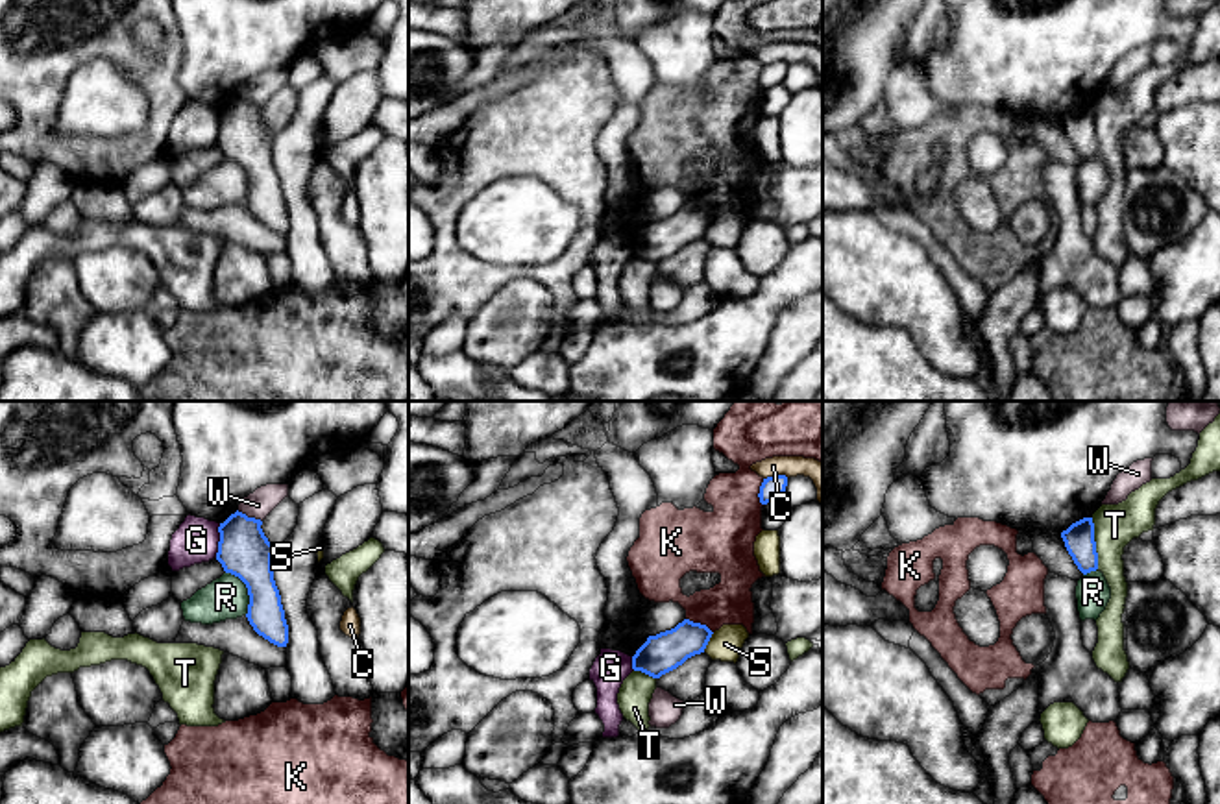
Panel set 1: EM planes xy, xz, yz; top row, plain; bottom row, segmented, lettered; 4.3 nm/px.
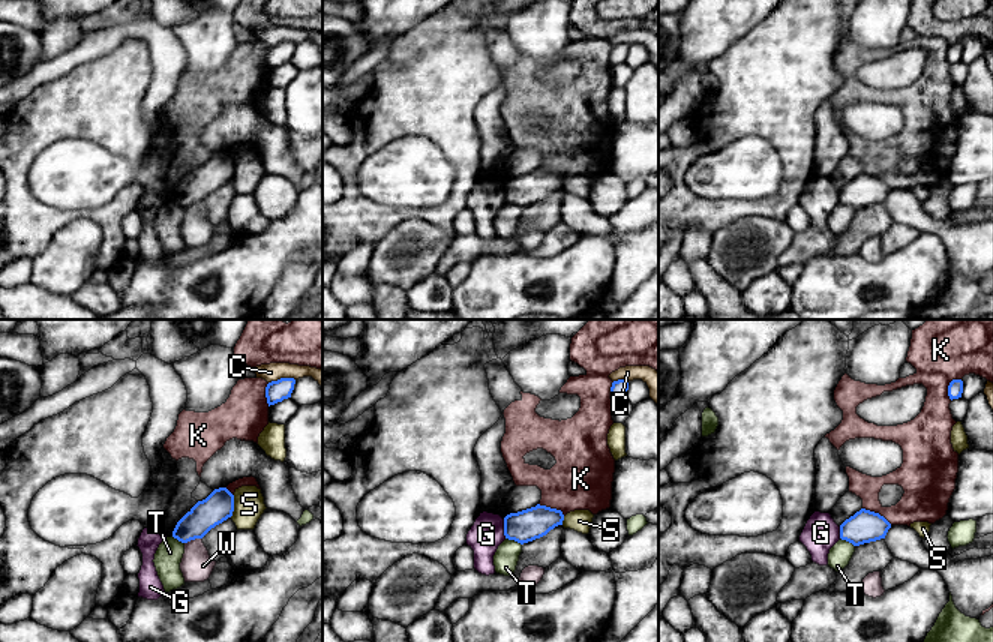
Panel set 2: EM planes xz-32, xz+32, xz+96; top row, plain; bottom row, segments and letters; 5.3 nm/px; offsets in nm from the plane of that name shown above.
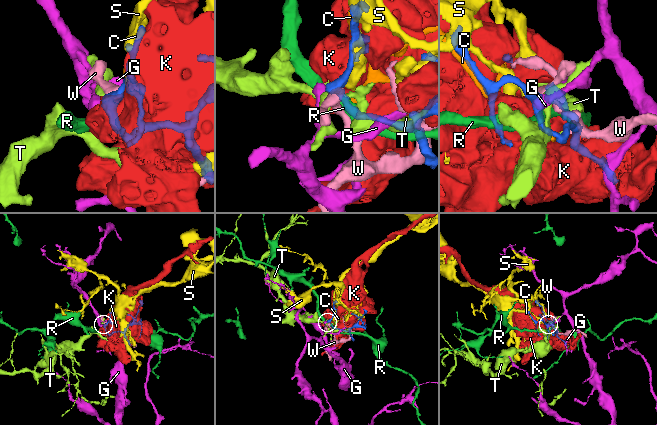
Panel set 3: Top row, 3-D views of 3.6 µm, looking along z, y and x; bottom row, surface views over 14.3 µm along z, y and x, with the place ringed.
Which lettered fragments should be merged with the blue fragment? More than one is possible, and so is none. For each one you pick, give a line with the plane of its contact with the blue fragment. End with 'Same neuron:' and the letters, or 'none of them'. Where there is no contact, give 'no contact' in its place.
Same neuron: none of them

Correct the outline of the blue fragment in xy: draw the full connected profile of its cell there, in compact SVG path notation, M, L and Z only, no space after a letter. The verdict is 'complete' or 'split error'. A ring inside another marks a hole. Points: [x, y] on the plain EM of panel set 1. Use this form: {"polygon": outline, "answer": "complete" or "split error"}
{"polygon": "M242 98L220 109L216 146L226 159L238 163L250 181L248 207L253 216L277 233L288 229L288 211L281 181L274 166L272 140L275 133L261 115L262 107Z", "answer": "complete"}

